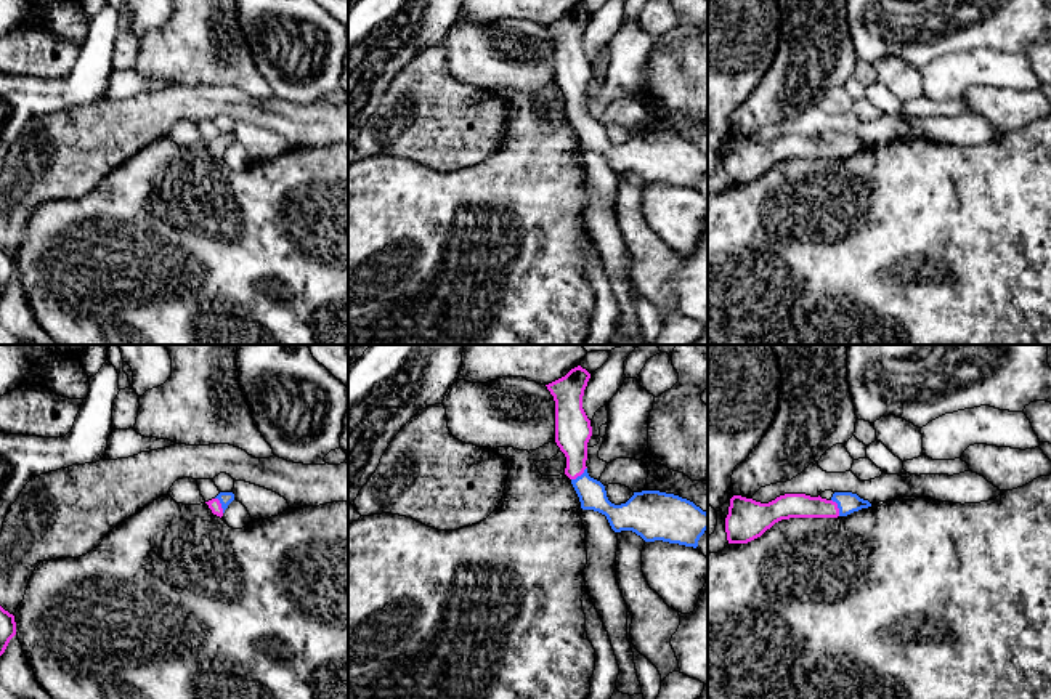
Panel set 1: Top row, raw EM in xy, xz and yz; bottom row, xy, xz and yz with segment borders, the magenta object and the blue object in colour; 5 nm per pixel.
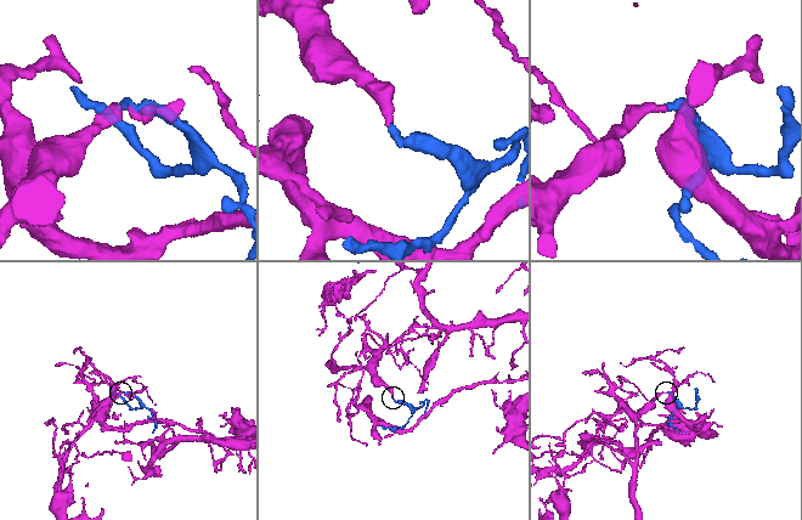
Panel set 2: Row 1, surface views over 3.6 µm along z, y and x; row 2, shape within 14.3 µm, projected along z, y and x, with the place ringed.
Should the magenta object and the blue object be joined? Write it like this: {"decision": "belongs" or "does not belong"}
{"decision": "belongs"}

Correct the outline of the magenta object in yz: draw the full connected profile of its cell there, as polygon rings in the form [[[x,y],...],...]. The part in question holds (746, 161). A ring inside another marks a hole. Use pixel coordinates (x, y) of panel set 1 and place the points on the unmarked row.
[[[834,133],[830,141],[805,135],[785,135],[769,144],[733,136],[725,159],[728,184],[748,184],[761,178],[775,164],[789,159],[847,157],[871,144],[852,133]]]

